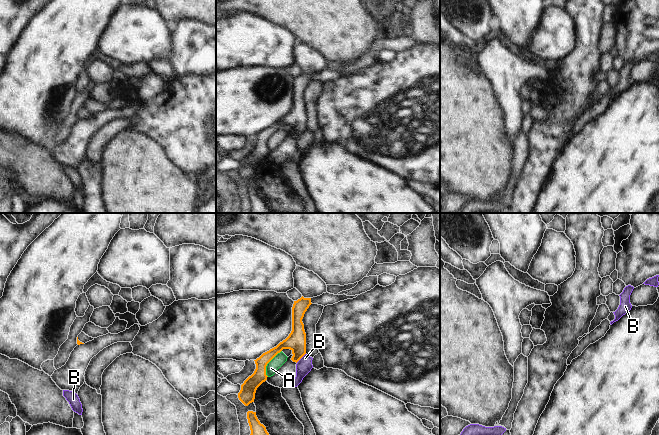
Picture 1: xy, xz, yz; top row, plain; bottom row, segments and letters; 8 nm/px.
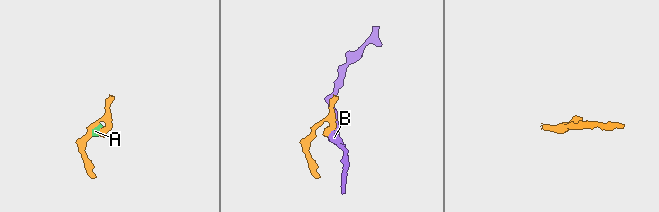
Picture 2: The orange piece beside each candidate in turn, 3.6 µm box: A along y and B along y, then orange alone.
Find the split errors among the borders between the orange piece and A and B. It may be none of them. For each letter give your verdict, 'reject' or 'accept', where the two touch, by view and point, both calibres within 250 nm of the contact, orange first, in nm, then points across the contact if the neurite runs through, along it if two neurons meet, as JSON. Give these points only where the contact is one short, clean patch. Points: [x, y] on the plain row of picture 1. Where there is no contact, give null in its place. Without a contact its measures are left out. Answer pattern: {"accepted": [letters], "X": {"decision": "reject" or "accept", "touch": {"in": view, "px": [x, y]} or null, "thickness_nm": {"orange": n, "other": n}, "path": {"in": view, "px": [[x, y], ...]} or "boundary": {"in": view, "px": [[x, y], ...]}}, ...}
{"accepted": [], "A": {"decision": "reject", "touch": {"in": "xz", "px": [268, 138]}, "thickness_nm": {"orange": 120, "other": 90}, "boundary": {"in": "xz", "px": [[281, 126], [267, 140], [267, 152]]}}, "B": {"decision": "reject", "touch": {"in": "xz", "px": [300, 134]}, "thickness_nm": {"orange": 160, "other": 120}, "boundary": {"in": "xz", "px": [[305, 129], [296, 138]]}}}

